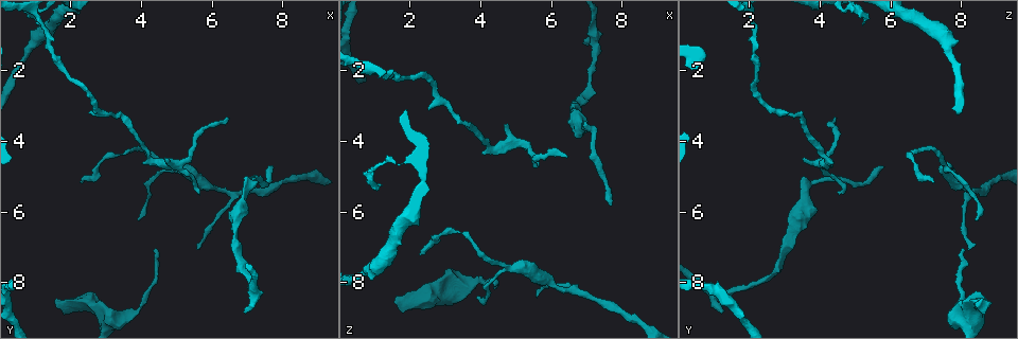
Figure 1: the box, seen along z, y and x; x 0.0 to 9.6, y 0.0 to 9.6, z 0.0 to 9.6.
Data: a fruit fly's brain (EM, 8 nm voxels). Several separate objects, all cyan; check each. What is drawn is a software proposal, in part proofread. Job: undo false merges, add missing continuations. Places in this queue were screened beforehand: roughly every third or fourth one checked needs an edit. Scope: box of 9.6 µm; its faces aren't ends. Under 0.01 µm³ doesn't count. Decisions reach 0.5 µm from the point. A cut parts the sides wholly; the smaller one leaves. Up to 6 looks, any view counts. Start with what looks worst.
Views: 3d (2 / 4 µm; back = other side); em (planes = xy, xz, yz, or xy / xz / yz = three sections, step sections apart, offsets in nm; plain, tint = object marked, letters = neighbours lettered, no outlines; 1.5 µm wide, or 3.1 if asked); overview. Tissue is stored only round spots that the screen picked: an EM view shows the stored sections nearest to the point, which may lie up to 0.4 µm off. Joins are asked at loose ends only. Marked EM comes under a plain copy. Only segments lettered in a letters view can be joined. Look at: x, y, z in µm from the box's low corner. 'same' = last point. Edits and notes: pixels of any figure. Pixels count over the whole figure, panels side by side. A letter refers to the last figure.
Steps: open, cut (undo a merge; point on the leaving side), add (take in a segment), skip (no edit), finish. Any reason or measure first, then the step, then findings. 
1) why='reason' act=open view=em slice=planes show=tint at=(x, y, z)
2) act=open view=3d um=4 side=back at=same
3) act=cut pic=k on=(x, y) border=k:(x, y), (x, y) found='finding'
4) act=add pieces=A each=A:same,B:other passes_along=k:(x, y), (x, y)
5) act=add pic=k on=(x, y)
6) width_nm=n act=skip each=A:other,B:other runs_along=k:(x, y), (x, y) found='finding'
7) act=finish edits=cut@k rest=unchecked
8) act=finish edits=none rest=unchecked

why='branch stops here' act=open view=em slice=xy step=8 show=tint at=(5.65, 5.45, 4.55)

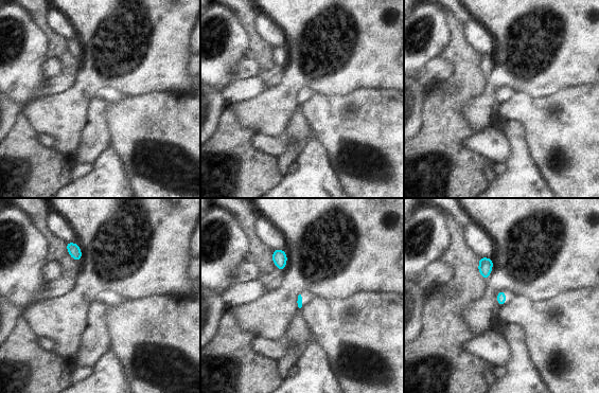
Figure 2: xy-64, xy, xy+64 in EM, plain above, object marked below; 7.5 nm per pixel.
why='another direction' act=open view=em slice=planes show=letters at=same

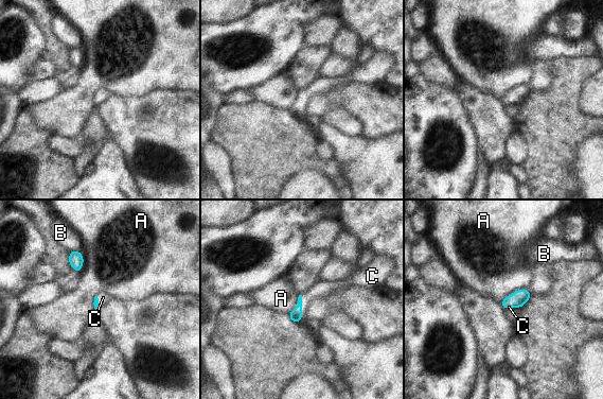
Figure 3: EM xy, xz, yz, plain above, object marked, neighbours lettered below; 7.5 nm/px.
longest_contact=C:220nm act=add pieces=C each=A:other,B:other,C:same found='the neuron continues'

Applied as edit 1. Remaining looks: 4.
act=open view=overview

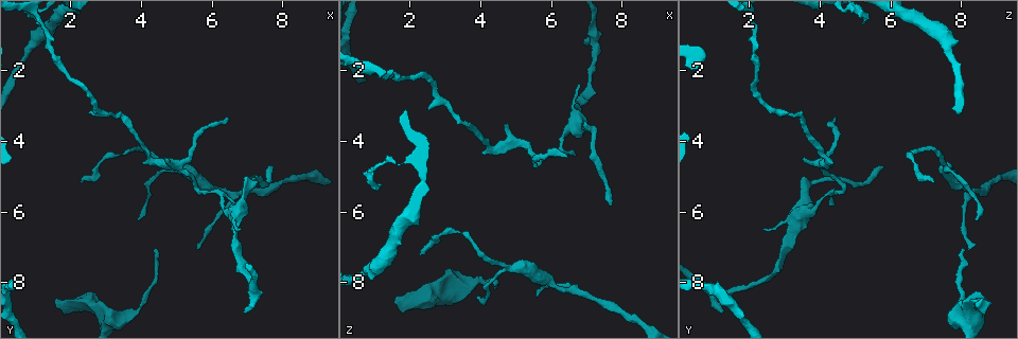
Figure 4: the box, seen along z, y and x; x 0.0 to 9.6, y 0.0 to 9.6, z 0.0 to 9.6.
why='stops while still wide' act=open view=3d um=4 at=(1.60, 8.60, 8.45)

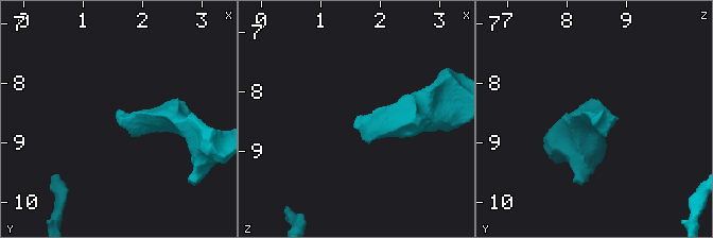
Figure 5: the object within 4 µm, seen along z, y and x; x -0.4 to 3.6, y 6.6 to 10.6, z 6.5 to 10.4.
act=open view=em slice=planes show=letters at=(1.50, 8.50, 8.55)

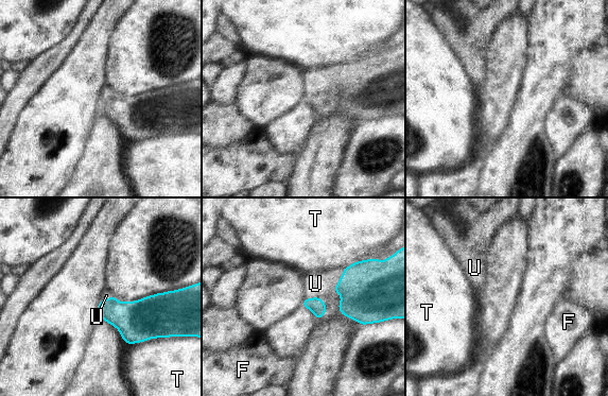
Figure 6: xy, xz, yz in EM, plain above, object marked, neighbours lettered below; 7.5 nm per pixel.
longest_contact=T:220nm act=add pieces=U each=F:other,T:other,U:same passes_along=6:(370, 290), (340, 278), (315, 283) found='the neuron continues'

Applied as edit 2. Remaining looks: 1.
why='an open end' act=open view=em slice=xz step=4 show=letters at=(7.00, 8.85, 1.25)

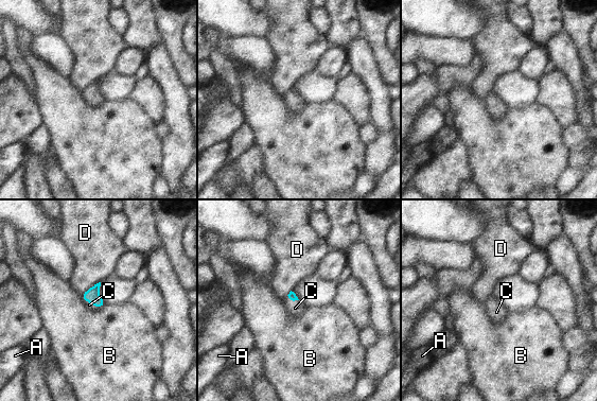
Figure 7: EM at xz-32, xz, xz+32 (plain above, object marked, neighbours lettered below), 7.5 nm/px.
act=add pieces=C each=A:other,B:other,C:same,D:other passes_along=7:(292, 295), (293, 300), (295, 308) found='the neuron continues'

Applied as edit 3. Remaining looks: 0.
act=finish edits=add@3,add@6,add@7 rest=unchecked

